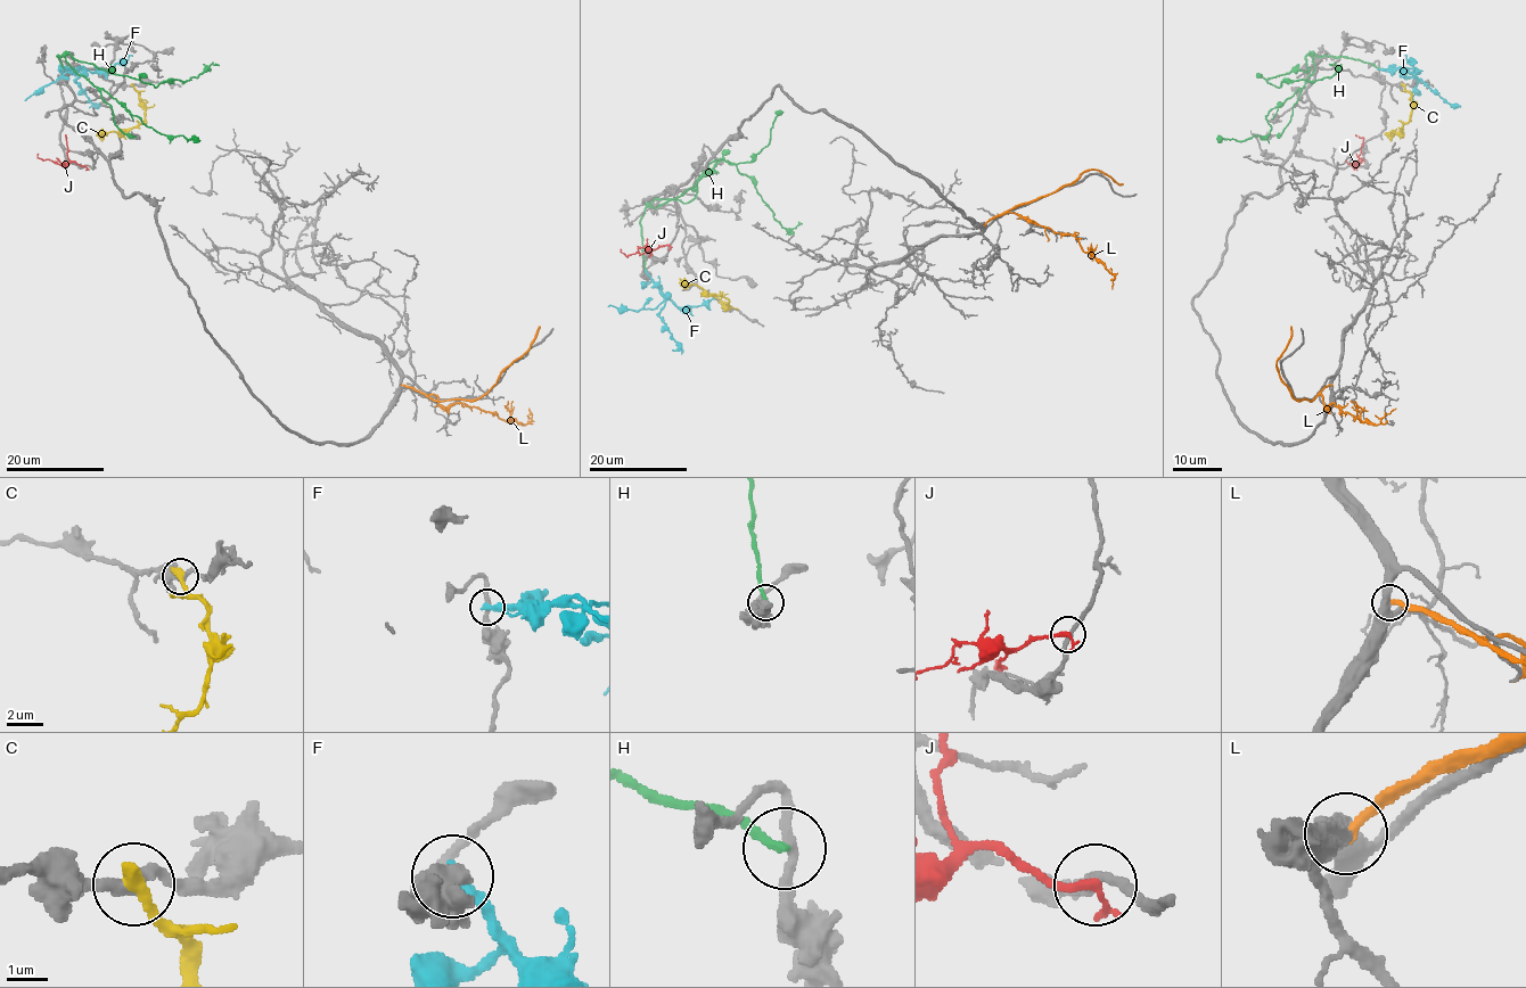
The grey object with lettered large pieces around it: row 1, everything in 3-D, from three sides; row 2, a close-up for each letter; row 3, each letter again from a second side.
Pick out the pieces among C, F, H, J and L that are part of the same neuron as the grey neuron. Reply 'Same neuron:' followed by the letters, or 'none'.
Same neuron: none

